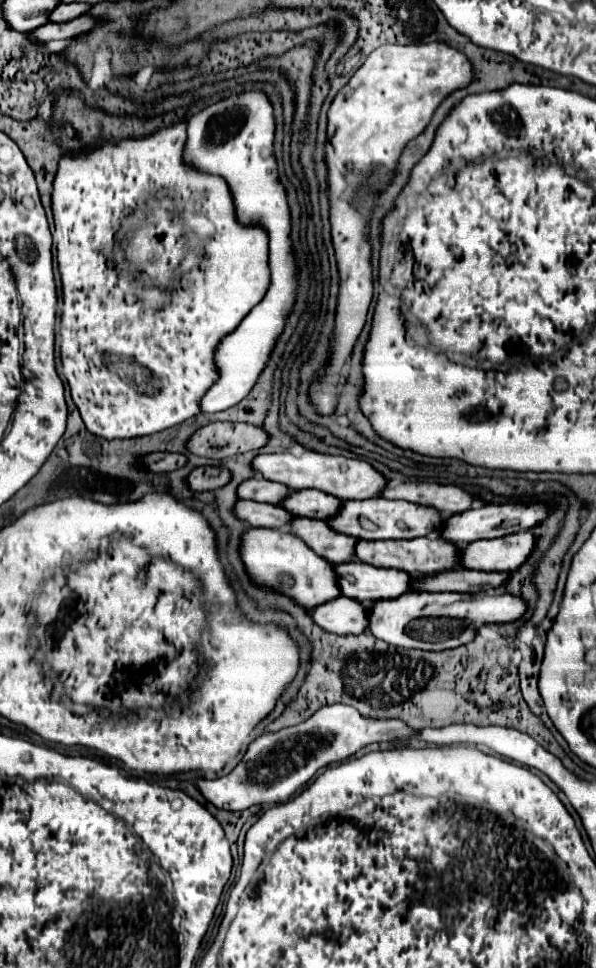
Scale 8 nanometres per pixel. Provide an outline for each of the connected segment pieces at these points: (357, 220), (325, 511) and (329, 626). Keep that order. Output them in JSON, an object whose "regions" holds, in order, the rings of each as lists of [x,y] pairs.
{"regions":[[[[425,43],[425,45],[381,45],[375,49],[365,65],[361,65],[351,81],[335,95],[329,111],[327,111],[327,137],[325,137],[325,165],[327,165],[327,195],[329,195],[329,223],[331,223],[331,239],[339,269],[339,297],[335,305],[335,323],[333,335],[329,339],[329,361],[325,371],[311,383],[309,401],[315,407],[317,415],[327,417],[335,413],[337,407],[337,387],[341,377],[341,367],[345,365],[357,335],[363,329],[367,309],[373,295],[371,281],[371,263],[367,245],[365,221],[369,219],[369,211],[373,205],[375,191],[383,189],[393,175],[393,167],[401,155],[401,149],[407,141],[423,133],[429,123],[435,107],[455,89],[465,87],[471,81],[471,65],[463,53],[457,53],[445,43]]],[[[317,489],[291,491],[289,497],[281,501],[281,507],[289,509],[289,513],[293,515],[301,515],[309,519],[323,519],[323,521],[335,515],[339,505],[341,505],[341,499],[327,493],[319,493]]],[[[335,597],[325,605],[307,609],[307,617],[327,633],[365,633],[367,607],[349,597]]]]}

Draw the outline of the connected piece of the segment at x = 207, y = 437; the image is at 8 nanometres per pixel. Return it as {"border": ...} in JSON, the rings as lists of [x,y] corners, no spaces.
{"border":[[[215,421],[197,429],[187,441],[187,449],[199,457],[221,461],[237,453],[259,449],[267,443],[267,439],[269,437],[261,427],[249,423]]]}

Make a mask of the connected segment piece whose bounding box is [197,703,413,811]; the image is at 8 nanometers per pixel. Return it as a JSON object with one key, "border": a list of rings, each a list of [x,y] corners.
{"border":[[[335,703],[321,707],[315,715],[299,725],[285,727],[275,733],[263,733],[261,737],[257,737],[247,747],[239,763],[239,779],[235,773],[217,779],[199,779],[197,787],[207,801],[227,811],[243,811],[251,805],[263,803],[285,803],[319,769],[351,757],[369,743],[409,739],[411,735],[413,729],[409,729],[403,721],[369,721],[363,719],[357,709]]]}

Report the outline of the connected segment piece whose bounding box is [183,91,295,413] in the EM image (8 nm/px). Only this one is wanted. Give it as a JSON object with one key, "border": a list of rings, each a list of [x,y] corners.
{"border":[[[261,91],[231,95],[225,101],[209,105],[187,121],[187,141],[183,151],[185,165],[191,165],[199,173],[219,175],[221,179],[225,179],[233,197],[235,217],[241,225],[259,225],[259,221],[265,223],[265,231],[269,235],[271,271],[271,285],[263,301],[259,301],[249,311],[249,315],[233,333],[229,333],[229,337],[221,339],[221,345],[217,345],[215,361],[219,381],[215,381],[205,397],[199,401],[201,413],[229,409],[251,391],[267,363],[275,339],[283,331],[285,317],[295,301],[295,261],[289,243],[289,205],[285,199],[285,187],[277,179],[271,147],[273,135],[273,109],[267,95]]]}

